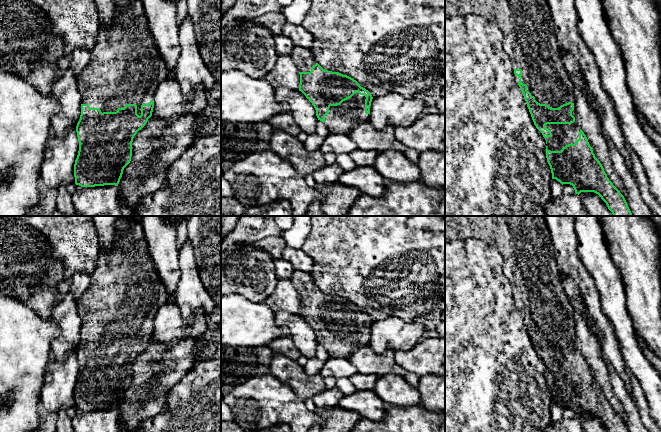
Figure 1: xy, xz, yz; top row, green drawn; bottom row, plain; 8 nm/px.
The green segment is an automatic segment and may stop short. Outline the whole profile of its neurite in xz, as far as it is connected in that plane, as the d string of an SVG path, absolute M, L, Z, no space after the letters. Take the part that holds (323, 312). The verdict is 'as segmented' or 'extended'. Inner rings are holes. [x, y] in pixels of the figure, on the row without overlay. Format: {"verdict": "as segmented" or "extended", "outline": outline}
{"verdict": "extended", "outline": "M294 270L291 278L299 298L301 315L312 327L318 344L333 358L350 358L356 350L370 342L371 317L353 302L339 296L323 293L312 281L310 274Z"}

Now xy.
{"verdict": "extended", "outline": "M119 216L116 227L113 247L99 250L90 286L76 301L81 319L81 339L76 350L79 375L74 388L74 401L75 408L81 411L118 410L124 392L131 385L133 362L152 340L158 309L169 301L169 293L150 256L141 220Z"}

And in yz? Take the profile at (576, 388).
{"verdict": "extended", "outline": "M445 216L445 244L467 238L480 239L493 246L503 256L504 273L511 282L517 307L534 349L546 364L546 382L552 403L556 403L562 409L572 409L578 419L581 416L598 418L608 432L629 432L624 420L609 404L602 388L595 381L586 359L575 346L574 311L562 284L562 268L556 259L556 250L543 216Z"}

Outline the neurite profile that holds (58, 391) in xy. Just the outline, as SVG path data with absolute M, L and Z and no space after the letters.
M68 352L63 359L52 354L48 373L41 389L41 408L57 414L62 408L75 408L74 388L79 375L79 365L75 352Z

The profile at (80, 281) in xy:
M86 272L75 273L71 277L71 292L76 301L81 297L82 293L88 289L91 283L90 275Z

